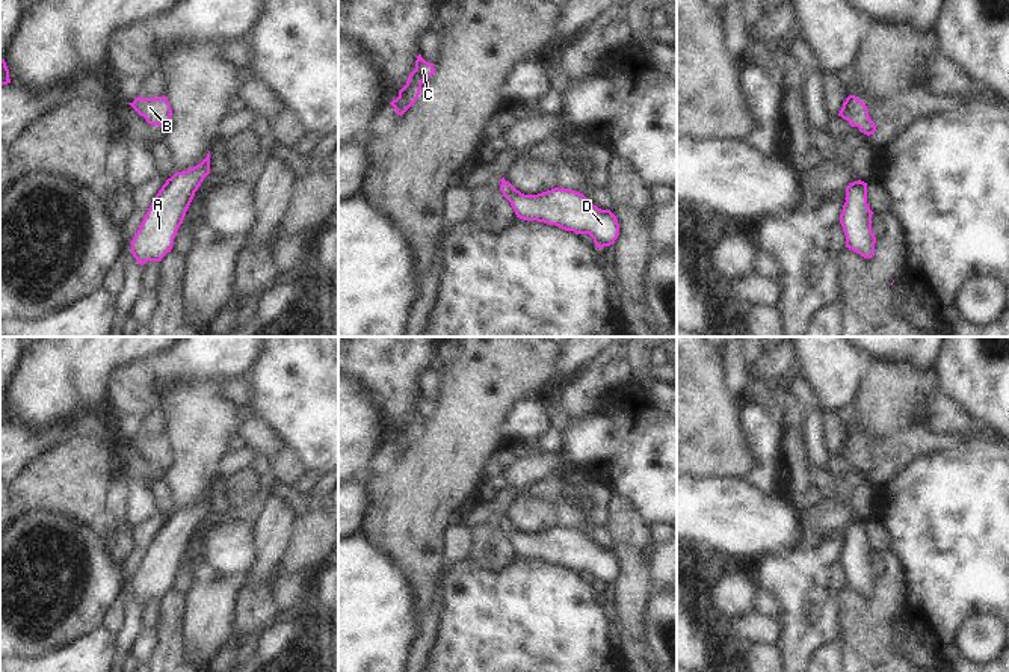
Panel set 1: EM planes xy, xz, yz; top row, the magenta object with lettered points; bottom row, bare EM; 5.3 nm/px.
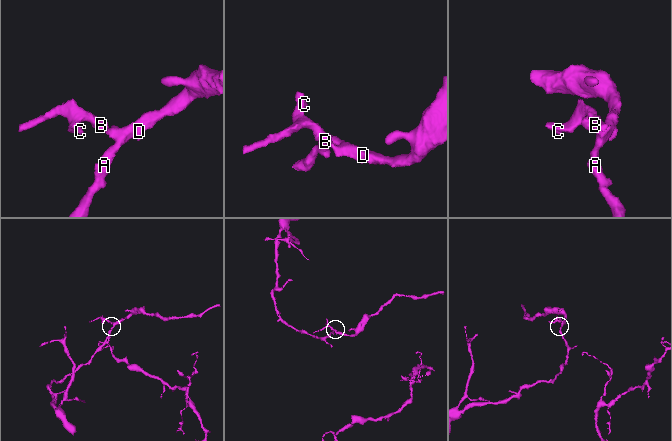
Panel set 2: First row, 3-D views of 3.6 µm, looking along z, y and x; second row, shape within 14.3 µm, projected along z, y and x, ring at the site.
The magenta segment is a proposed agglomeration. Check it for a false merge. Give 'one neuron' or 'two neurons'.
one neuron

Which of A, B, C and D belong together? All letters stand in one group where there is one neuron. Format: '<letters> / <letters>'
A B C D

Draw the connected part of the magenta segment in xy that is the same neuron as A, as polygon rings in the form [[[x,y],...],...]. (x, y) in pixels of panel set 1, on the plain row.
[[[210,489],[199,503],[175,510],[162,524],[130,581],[140,604],[147,600],[162,600],[171,590],[195,530],[208,512]]]

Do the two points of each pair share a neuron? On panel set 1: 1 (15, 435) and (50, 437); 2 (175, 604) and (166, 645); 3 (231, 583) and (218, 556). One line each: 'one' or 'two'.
1: one
2: one
3: two

